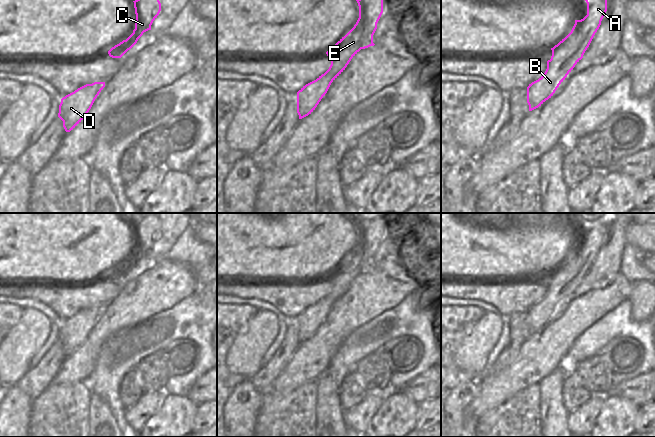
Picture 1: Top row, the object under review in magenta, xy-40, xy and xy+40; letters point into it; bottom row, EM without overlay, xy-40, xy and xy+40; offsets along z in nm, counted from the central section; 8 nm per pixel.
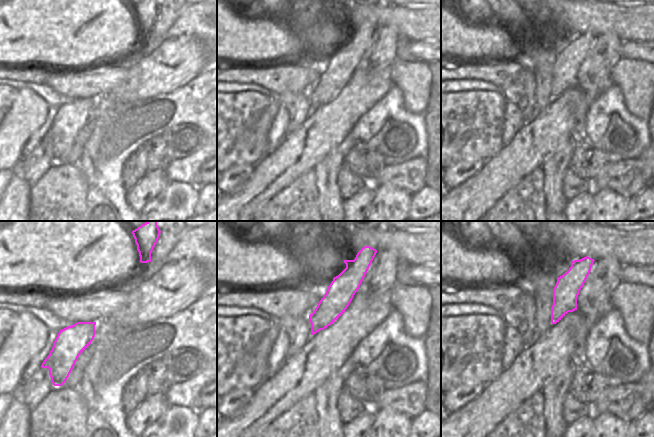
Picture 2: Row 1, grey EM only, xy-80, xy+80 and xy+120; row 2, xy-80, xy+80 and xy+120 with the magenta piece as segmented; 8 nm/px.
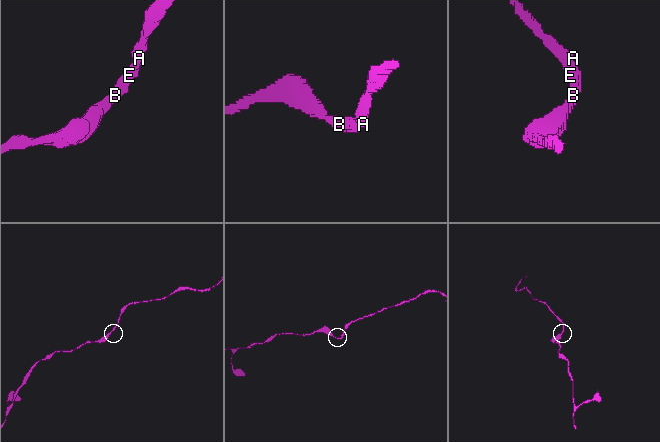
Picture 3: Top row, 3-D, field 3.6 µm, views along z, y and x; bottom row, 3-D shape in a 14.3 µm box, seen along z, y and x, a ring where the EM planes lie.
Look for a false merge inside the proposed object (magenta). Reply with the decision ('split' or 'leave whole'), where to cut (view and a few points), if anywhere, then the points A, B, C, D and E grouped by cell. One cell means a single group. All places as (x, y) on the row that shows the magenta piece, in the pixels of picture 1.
leave whole; cut none; groups A B C D E

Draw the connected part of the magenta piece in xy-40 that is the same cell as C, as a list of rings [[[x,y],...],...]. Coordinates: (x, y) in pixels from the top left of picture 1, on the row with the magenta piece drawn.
[[[135,0],[133,2],[136,14],[135,29],[126,40],[123,40],[108,51],[109,56],[112,58],[121,58],[137,43],[144,32],[151,30],[153,21],[161,11],[159,0]]]

